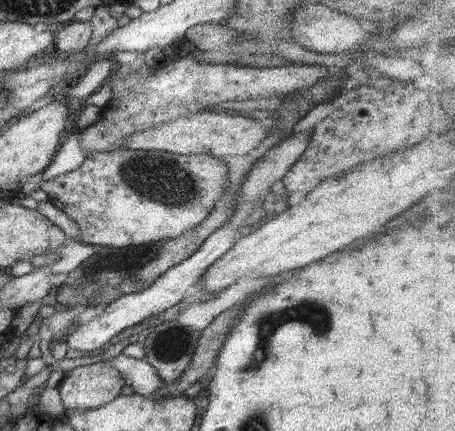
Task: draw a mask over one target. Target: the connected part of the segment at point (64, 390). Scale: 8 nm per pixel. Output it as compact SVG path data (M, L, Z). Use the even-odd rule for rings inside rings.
M106 361L82 364L64 372L56 387L67 413L97 409L120 396L125 380Z

